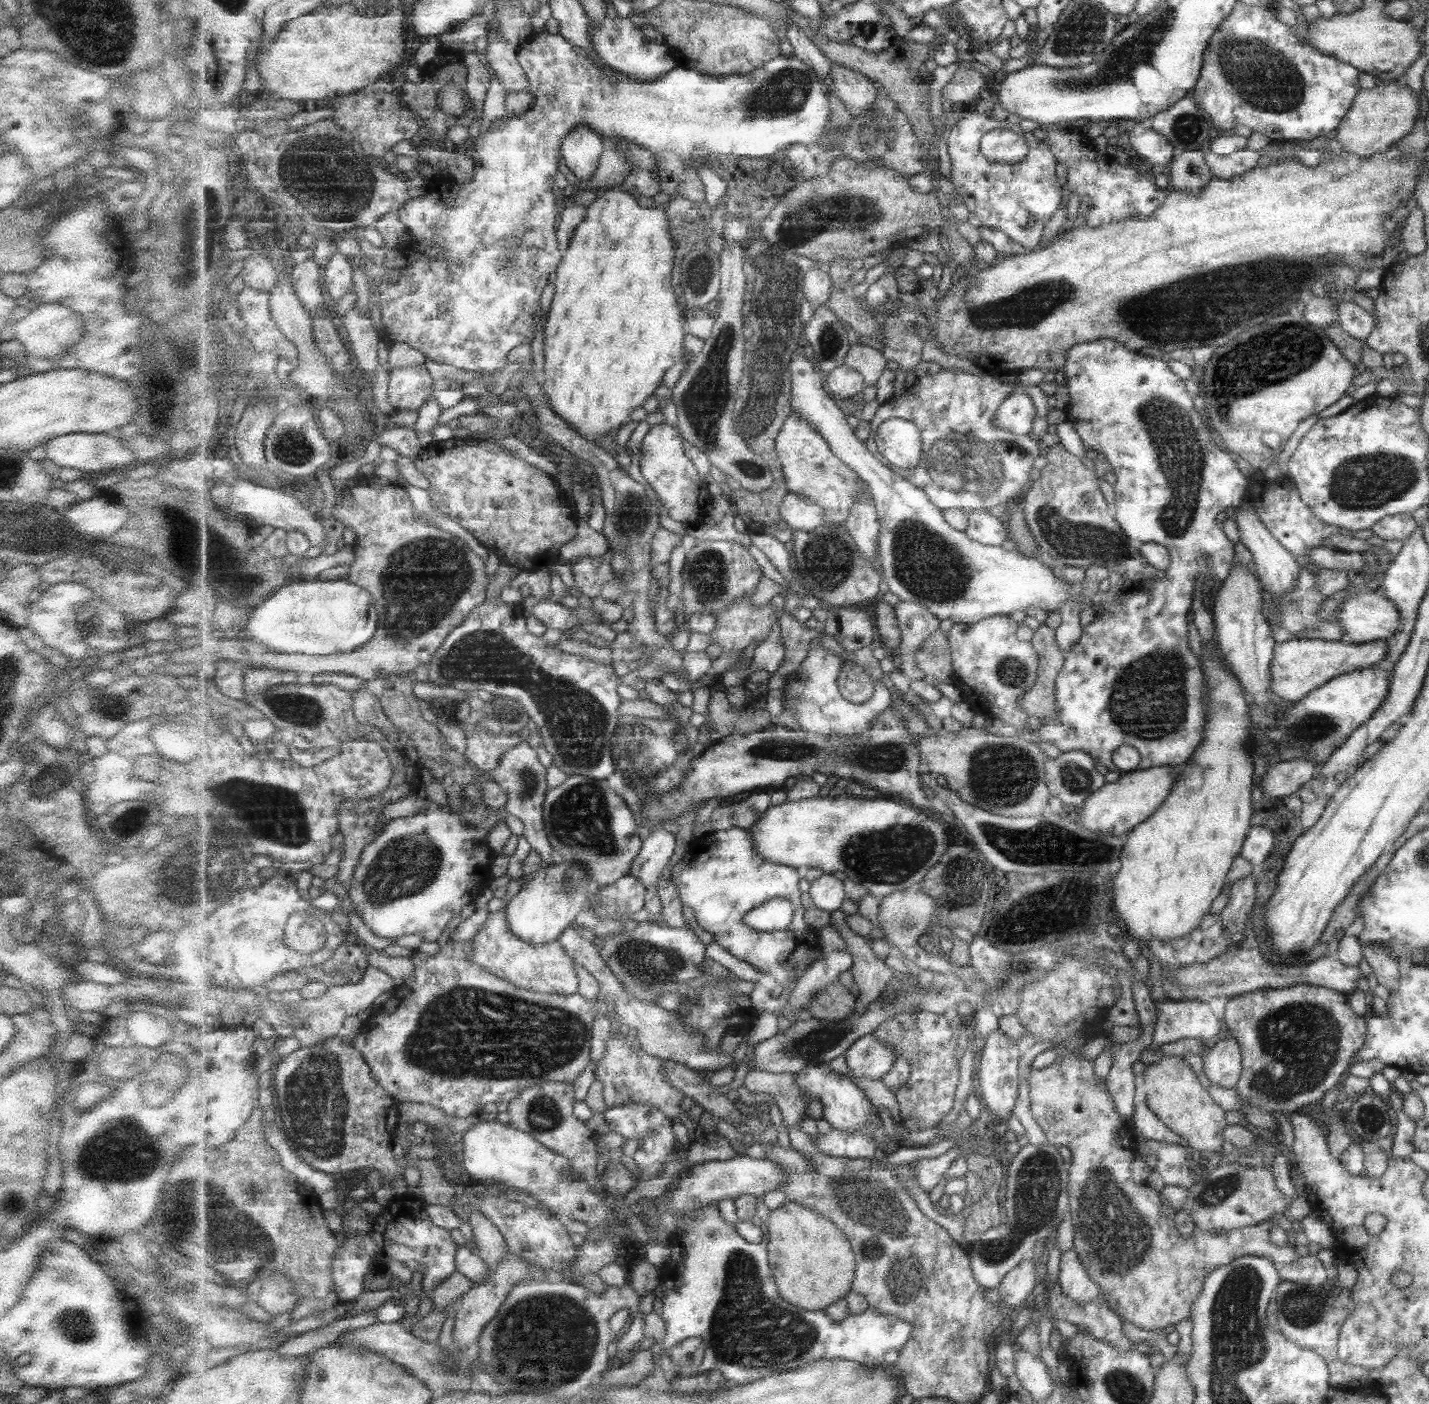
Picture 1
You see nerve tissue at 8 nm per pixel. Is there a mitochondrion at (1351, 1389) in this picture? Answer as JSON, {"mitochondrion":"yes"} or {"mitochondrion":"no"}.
{"mitochondrion":"no"}

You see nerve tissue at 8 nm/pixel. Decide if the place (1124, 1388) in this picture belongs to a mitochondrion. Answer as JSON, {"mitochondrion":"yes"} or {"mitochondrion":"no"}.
{"mitochondrion":"yes"}

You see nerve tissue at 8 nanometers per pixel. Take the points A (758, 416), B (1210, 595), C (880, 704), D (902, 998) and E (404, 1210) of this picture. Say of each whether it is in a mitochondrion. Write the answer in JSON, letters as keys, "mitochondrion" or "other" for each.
{"A":"mitochondrion","B":"other","C":"other","D":"mitochondrion","E":"other"}

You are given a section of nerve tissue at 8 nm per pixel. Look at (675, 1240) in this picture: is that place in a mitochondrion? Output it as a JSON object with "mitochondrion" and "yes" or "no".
{"mitochondrion":"no"}

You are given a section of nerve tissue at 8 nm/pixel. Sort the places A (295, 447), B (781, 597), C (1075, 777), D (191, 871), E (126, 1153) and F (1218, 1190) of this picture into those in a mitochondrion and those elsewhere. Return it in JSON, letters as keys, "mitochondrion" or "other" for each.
{"A":"mitochondrion","B":"other","C":"mitochondrion","D":"mitochondrion","E":"mitochondrion","F":"mitochondrion"}

